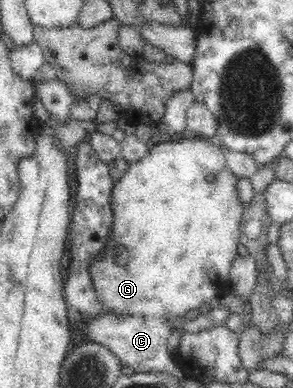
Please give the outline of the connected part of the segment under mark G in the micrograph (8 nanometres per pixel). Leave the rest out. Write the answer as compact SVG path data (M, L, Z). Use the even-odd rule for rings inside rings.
M195 136L191 138L178 139L177 141L157 142L152 141L149 144L147 155L140 161L129 164L126 174L115 183L112 189L112 233L108 239L108 245L105 246L104 253L100 253L102 261L92 261L90 265L90 274L92 274L92 285L96 288L97 300L105 306L105 313L112 312L117 316L137 316L149 318L150 316L166 316L170 319L178 317L182 319L186 312L194 309L205 309L212 299L226 292L229 287L229 275L232 263L238 256L238 244L241 236L240 223L244 215L246 206L240 200L238 192L238 176L229 169L226 164L225 151L222 145L214 138ZM124 245L128 249L128 260L125 265L120 265L114 257L114 248Z

